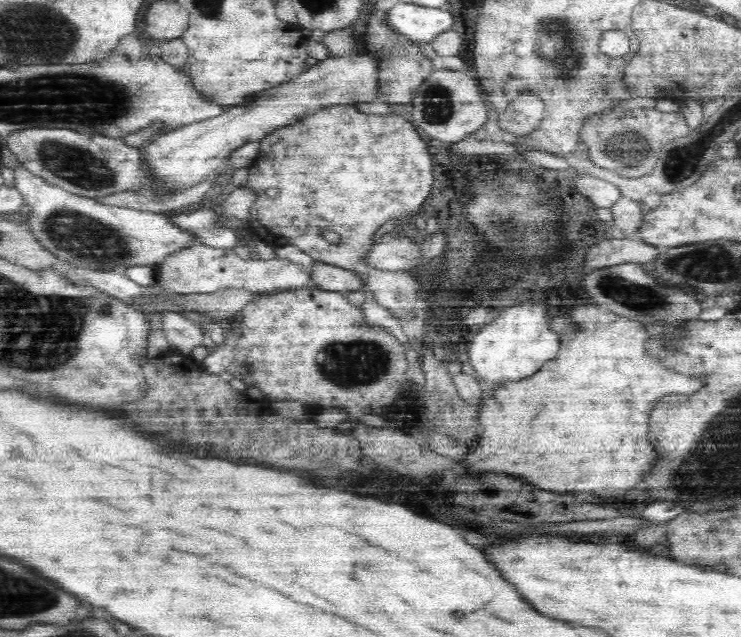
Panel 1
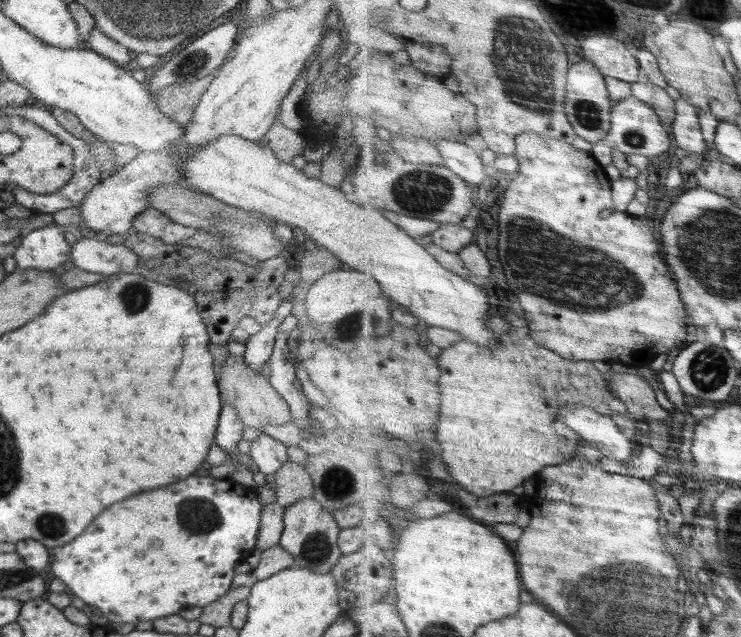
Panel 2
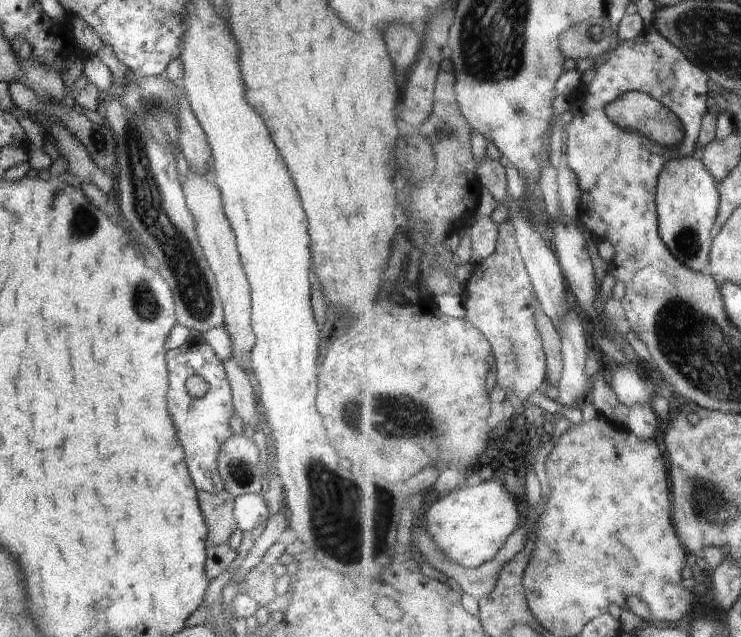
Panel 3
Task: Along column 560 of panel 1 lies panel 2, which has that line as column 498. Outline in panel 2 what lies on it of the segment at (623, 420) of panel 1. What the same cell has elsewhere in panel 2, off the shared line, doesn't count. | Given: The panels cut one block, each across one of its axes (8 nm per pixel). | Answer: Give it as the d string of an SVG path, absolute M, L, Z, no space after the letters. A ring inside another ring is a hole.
M508 312L504 318L514 328L513 331L498 336L503 341L500 348L482 348L480 352L479 344L466 344L467 341L462 341L444 349L438 359L443 372L440 385L444 396L442 432L438 424L438 436L444 448L444 460L448 462L452 474L462 480L460 484L478 496L492 496L514 490L540 470L575 458L576 450L585 438L561 420L560 413L565 404L594 408L604 416L632 416L629 406L613 391L610 376L598 370L594 361L570 360L548 348L540 348L543 345L537 343L532 336L526 318L520 318L514 312Z

